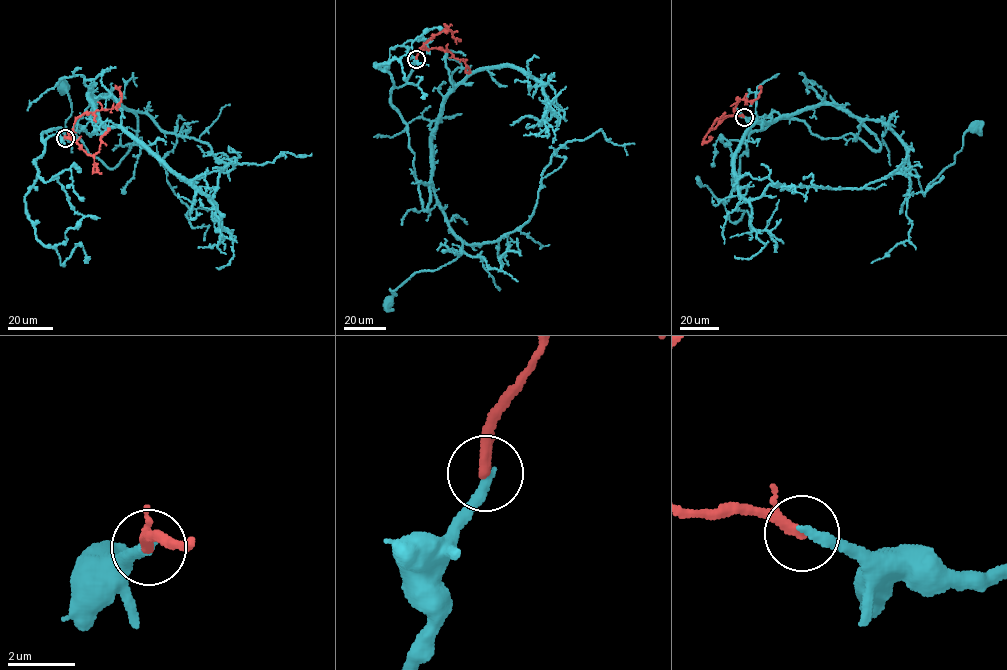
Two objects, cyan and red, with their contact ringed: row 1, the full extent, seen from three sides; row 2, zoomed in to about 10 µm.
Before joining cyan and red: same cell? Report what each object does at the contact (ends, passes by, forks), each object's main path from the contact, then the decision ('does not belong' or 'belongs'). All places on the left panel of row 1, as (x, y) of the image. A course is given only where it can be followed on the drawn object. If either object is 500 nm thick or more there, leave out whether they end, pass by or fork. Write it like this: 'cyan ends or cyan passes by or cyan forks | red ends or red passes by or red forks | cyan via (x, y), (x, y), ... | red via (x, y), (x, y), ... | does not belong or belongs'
cyan ends | red passes by | cyan via (65, 138), (41, 137), (58, 127), (72, 139), (107, 95), (137, 119), (108, 168), (66, 128), (62, 86) | red via (65, 138), (72, 134), (76, 120), (85, 113), (113, 109), (120, 102), (121, 93), (115, 85) | does not belong

